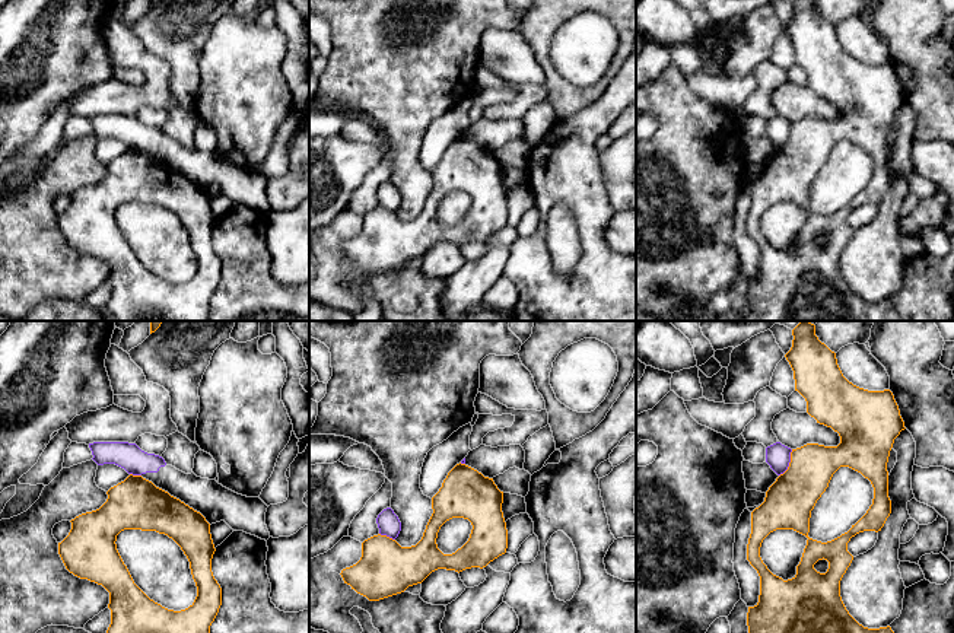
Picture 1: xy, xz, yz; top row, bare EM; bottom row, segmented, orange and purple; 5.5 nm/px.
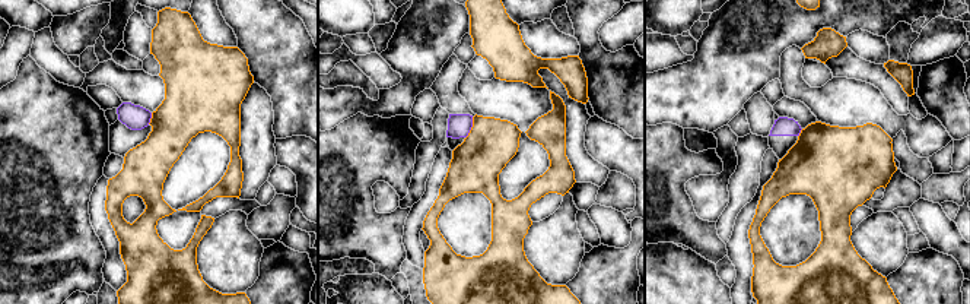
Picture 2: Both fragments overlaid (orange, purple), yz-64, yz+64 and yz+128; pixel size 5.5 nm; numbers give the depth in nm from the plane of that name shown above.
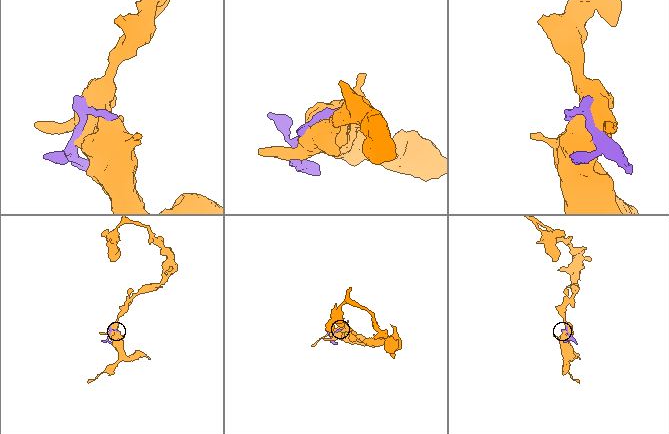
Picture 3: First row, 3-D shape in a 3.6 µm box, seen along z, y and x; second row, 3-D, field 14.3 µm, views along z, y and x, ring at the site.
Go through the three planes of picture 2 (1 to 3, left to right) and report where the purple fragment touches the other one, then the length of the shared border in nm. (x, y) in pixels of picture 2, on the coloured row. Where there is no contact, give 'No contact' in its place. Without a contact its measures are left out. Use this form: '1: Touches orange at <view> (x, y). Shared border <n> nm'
1: Touches orange at yz-64 (150, 119). Shared border 70 nm
2: Touches orange at yz+64 (471, 127). Shared border 130 nm
3: Touches orange at yz+128 (800, 133). Shared border 50 nm

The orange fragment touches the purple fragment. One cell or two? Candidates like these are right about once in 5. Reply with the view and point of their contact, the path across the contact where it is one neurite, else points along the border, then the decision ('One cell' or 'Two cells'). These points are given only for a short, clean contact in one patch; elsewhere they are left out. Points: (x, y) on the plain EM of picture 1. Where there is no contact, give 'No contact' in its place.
Touches orange at yz (789, 136). One cell

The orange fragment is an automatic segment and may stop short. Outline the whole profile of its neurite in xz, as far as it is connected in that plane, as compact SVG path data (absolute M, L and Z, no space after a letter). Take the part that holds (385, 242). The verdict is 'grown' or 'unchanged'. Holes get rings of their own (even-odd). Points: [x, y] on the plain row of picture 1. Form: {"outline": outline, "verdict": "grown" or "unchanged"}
{"outline": "M459 136L432 171L433 187L416 219L401 220L387 209L373 209L362 216L360 233L340 248L357 267L379 274L422 257L438 242L458 246L471 241L483 242L508 222L502 176L503 165L493 152ZM452 191L468 193L473 203L461 222L443 228L436 211L441 200Z", "verdict": "unchanged"}

